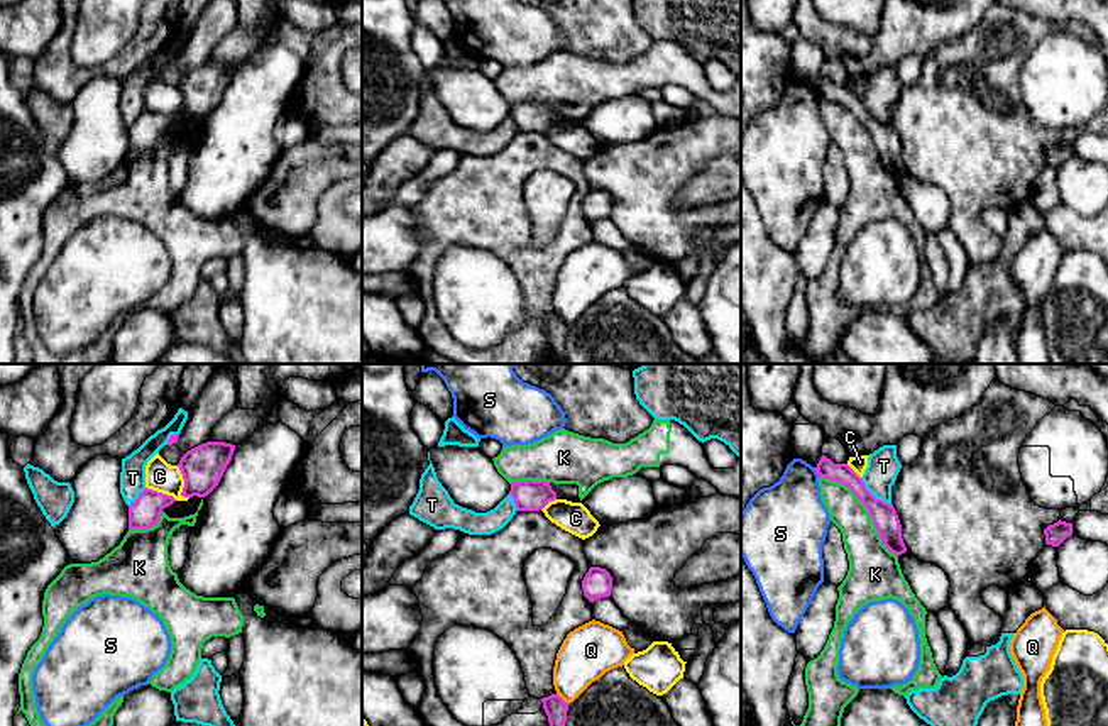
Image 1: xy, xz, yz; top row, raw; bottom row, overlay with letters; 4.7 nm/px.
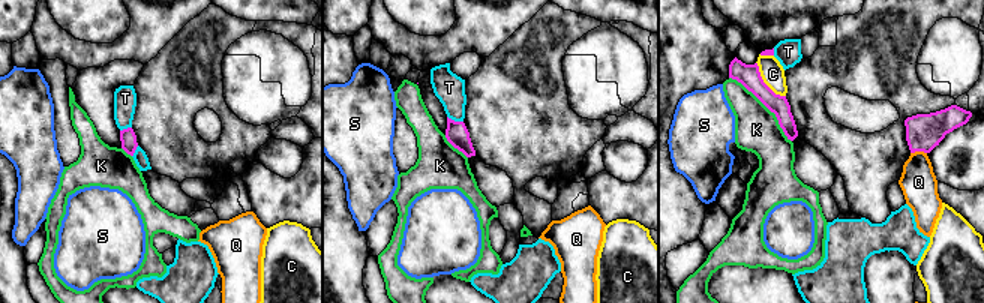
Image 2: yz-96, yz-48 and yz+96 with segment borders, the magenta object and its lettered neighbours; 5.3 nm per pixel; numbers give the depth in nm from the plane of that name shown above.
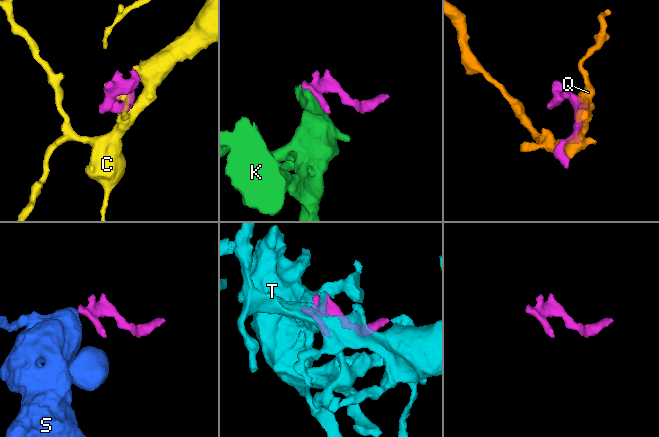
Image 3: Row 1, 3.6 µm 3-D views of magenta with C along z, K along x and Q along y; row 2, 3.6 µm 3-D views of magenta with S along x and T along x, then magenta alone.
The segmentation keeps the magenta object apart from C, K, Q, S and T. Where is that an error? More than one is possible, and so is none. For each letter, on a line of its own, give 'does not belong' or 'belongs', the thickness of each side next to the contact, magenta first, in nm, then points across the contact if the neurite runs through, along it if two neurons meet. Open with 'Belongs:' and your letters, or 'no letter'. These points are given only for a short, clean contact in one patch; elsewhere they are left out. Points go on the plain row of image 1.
Belongs: no letter
C: does not belong; 200 nm thick on the magenta side, 140 nm on the other
K: does not belong; 120 nm thick on the magenta side, 200 nm on the other
Q: does not belong; 110 nm thick on the magenta side, 240 nm on the other
S: does not belong; 100 nm thick on the magenta side, 340 nm on the other; border along yz (814, 88), (819, 97)
T: does not belong; 120 nm thick on the magenta side, 160 nm on the other

